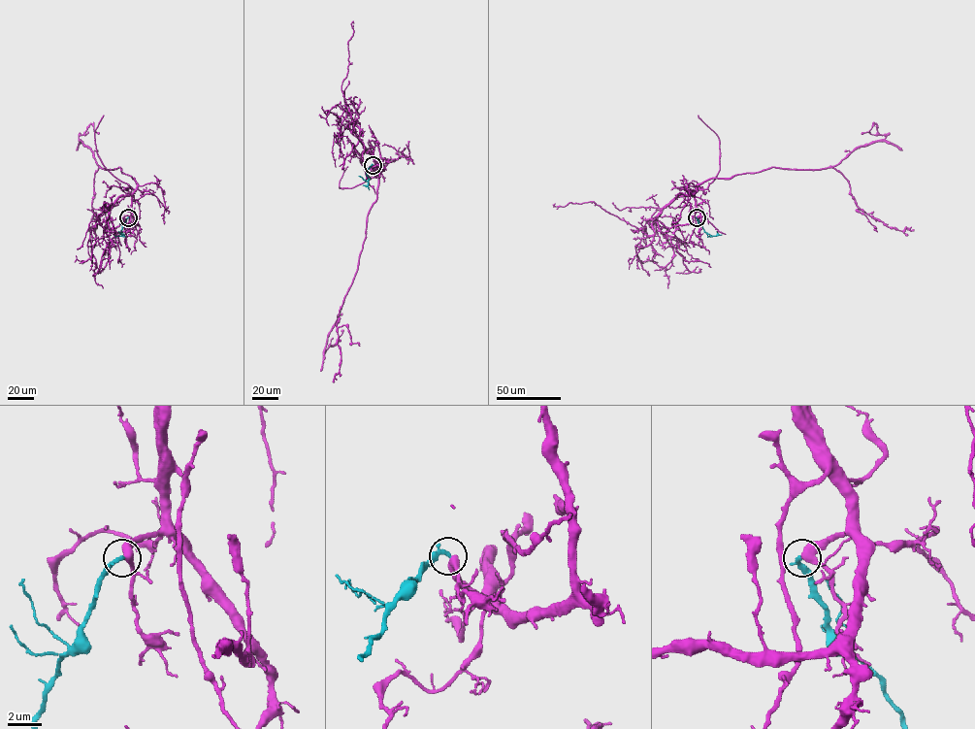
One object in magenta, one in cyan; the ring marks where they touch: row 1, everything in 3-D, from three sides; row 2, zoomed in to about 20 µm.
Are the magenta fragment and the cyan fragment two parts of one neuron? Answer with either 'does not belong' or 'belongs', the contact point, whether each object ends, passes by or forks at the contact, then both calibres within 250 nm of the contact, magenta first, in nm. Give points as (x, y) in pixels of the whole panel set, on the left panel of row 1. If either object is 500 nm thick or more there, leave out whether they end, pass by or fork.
belongs; place (128, 217); magenta passes by; cyan ends; calibres 440 and 280 nm

